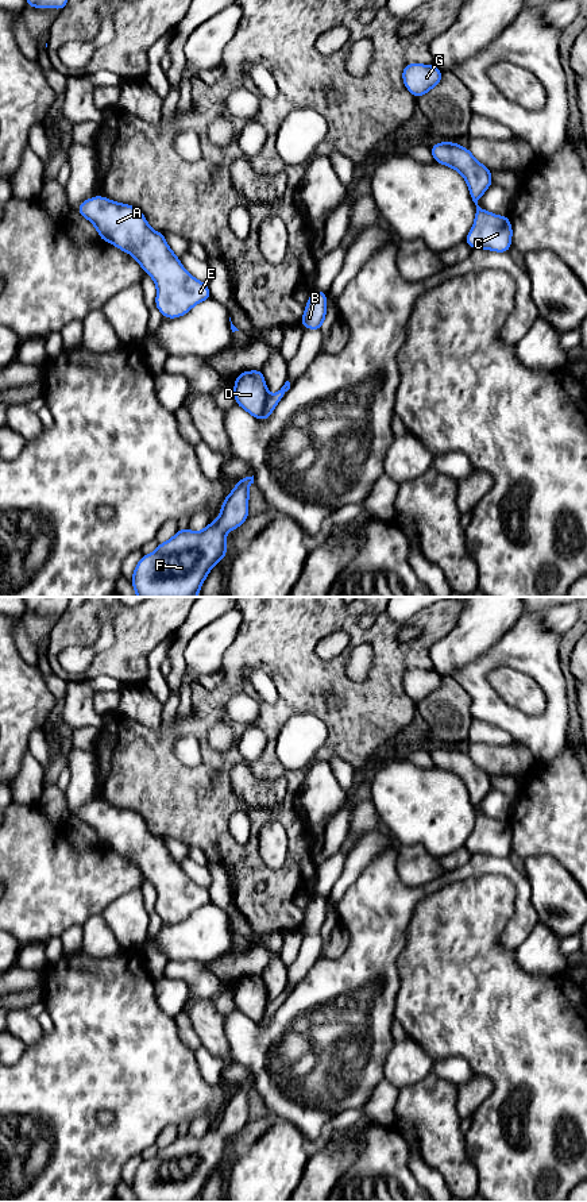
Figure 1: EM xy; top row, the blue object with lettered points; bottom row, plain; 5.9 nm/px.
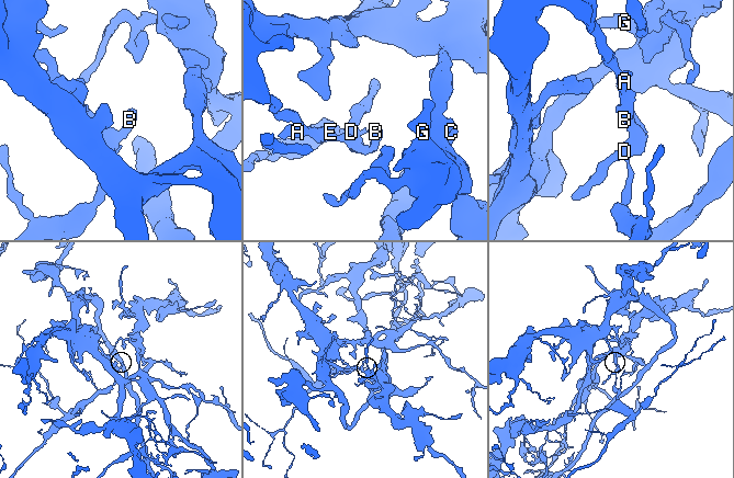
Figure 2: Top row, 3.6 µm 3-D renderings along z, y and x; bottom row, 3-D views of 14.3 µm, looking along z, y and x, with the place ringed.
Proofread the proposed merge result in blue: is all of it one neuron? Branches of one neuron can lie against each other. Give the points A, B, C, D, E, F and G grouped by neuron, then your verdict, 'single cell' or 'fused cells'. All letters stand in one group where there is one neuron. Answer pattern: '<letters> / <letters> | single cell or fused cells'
A B C D E G / F | fused cells

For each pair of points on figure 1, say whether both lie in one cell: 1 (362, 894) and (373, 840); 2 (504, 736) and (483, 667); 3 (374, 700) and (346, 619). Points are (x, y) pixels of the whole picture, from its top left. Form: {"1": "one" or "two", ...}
{"1": "two", "2": "two", "3": "one"}

